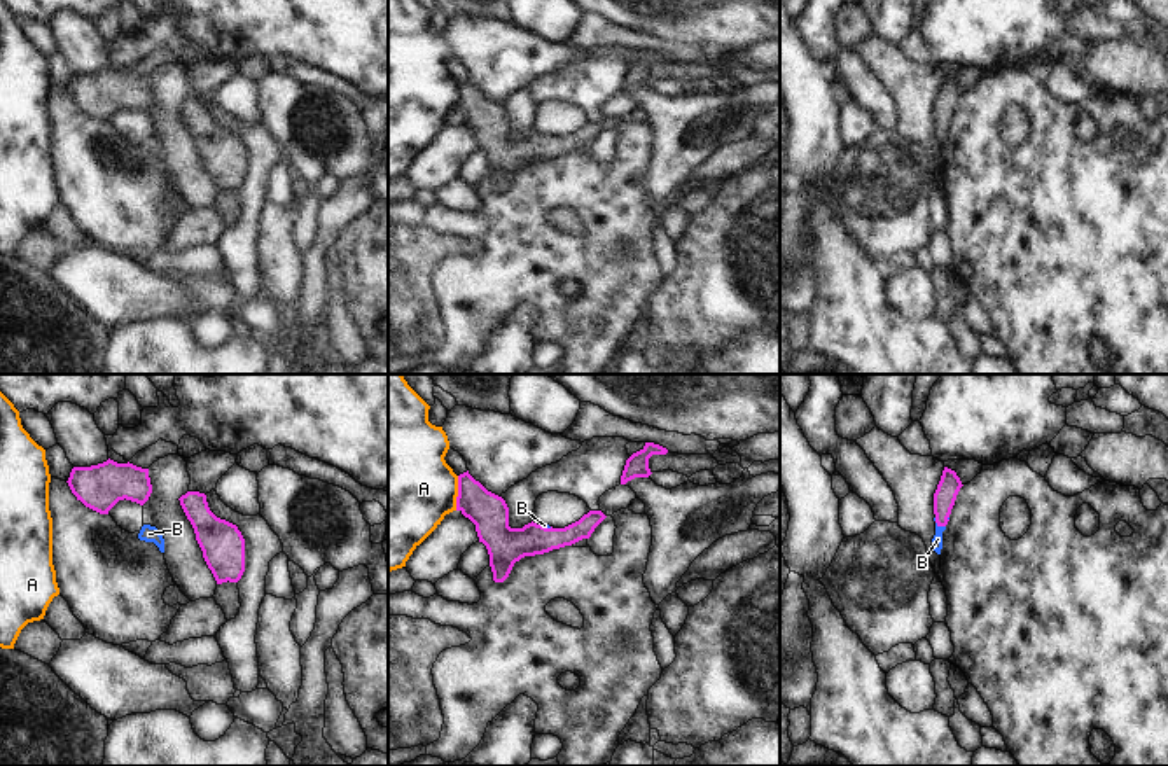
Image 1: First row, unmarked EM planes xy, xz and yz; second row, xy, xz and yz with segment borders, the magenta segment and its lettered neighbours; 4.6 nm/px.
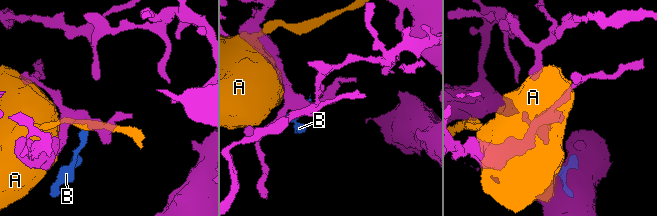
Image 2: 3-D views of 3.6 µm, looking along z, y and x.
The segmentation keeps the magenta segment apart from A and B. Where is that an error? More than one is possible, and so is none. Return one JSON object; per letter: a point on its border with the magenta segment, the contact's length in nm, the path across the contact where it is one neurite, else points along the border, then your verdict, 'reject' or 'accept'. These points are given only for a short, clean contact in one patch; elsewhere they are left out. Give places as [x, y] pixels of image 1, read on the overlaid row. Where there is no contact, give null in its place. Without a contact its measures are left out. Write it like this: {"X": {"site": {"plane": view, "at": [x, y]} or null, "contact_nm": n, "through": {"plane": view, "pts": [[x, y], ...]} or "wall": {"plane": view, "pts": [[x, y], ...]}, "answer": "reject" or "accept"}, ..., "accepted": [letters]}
{"A": {"site": {"plane": "xz", "at": [458, 494]}, "contact_nm": 160, "answer": "reject"}, "B": {"site": {"plane": "yz", "at": [939, 525]}, "contact_nm": 70, "through": {"plane": "yz", "pts": [[950, 483], [939, 525], [938, 539]]}, "answer": "accept"}, "accepted": ["B"]}

